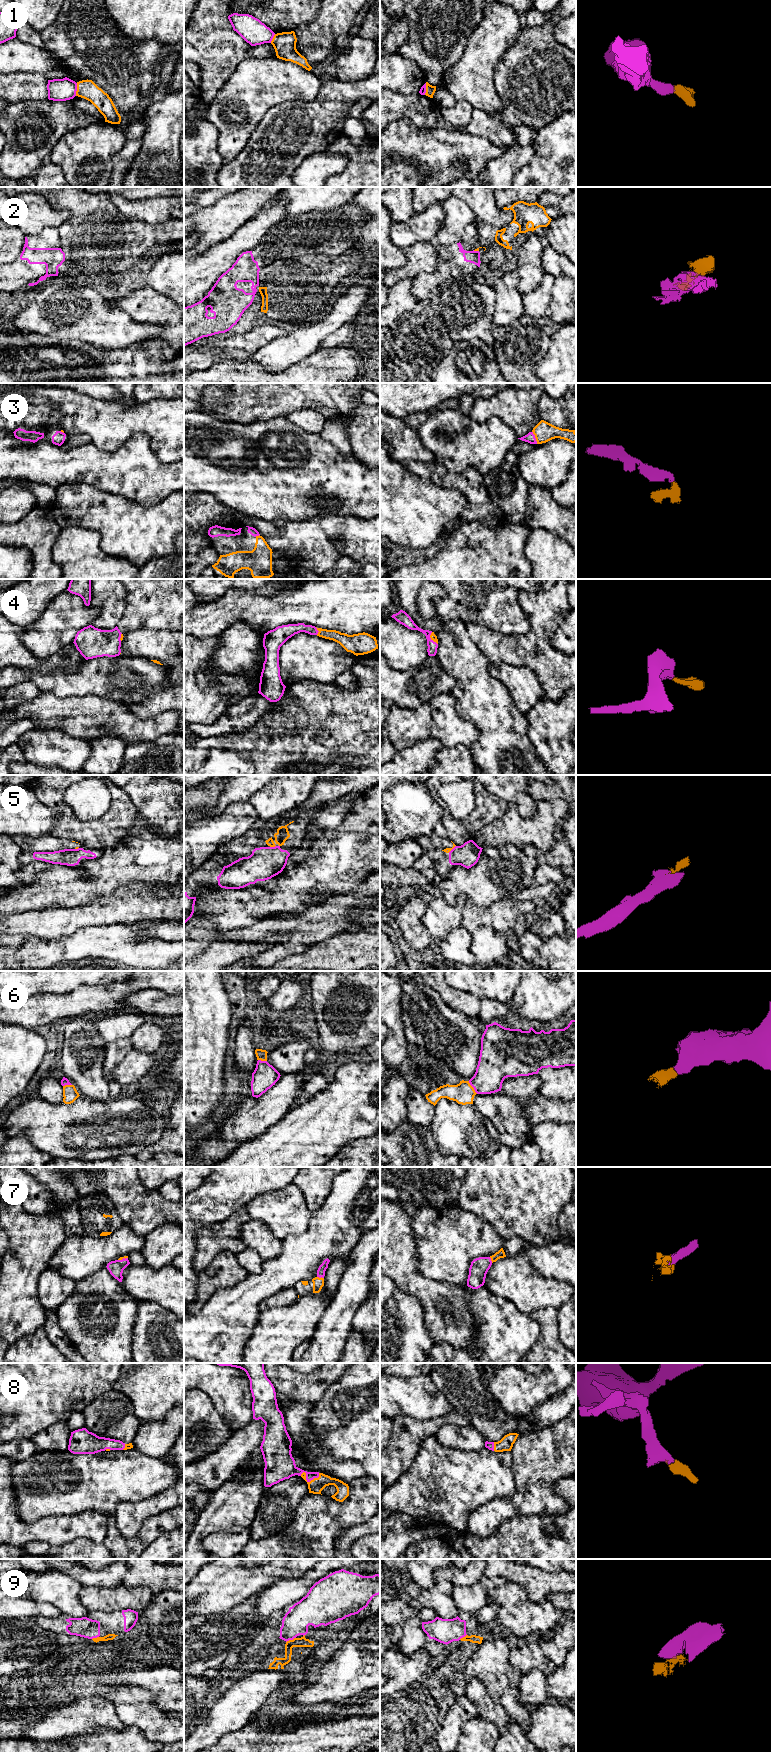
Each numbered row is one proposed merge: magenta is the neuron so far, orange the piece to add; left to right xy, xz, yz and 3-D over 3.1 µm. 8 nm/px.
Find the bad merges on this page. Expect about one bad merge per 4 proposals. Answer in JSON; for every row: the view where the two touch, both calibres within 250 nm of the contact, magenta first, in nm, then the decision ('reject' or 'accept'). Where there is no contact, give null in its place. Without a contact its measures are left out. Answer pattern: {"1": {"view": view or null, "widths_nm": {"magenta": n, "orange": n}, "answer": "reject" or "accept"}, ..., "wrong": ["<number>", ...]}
{"1": {"view": "xy", "widths_nm": {"magenta": 180, "orange": 160}, "answer": "reject"}, "2": {"view": "yz", "widths_nm": {"magenta": 100, "orange": 20}, "answer": "reject"}, "3": {"view": "yz", "widths_nm": {"magenta": 80, "orange": 160}, "answer": "accept"}, "4": {"view": "xz", "widths_nm": {"magenta": 110, "orange": 110}, "answer": "accept"}, "5": {"view": "xz", "widths_nm": {"magenta": 260, "orange": 60}, "answer": "reject"}, "6": {"view": "yz", "widths_nm": {"magenta": 260, "orange": 180}, "answer": "accept"}, "7": {"view": "xz", "widths_nm": {"magenta": 70, "orange": 90}, "answer": "accept"}, "8": {"view": "xz", "widths_nm": {"magenta": 220, "orange": 120}, "answer": "accept"}, "9": {"view": "xz", "widths_nm": {"magenta": 200, "orange": 80}, "answer": "accept"}, "wrong": ["1", "2", "5"]}

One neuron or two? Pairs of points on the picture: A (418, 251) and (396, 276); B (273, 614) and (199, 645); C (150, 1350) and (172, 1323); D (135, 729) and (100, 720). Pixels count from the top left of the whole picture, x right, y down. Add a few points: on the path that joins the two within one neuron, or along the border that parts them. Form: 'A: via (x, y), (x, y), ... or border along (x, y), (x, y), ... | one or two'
A: via (417, 258), (403, 272) | one
B: border along (194, 636), (217, 637) | two
C: via (157, 1343), (165, 1330) | one
D: via (126, 725), (122, 723), (109, 723) | one

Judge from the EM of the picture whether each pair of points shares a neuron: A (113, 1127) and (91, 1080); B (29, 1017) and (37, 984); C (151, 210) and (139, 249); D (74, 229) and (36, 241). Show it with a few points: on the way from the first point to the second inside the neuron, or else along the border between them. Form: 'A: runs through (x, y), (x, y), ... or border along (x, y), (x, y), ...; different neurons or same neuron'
A: border along (80, 1095), (96, 1100), (109, 1100), (112, 1098); different neurons
B: border along (59, 994), (36, 993), (31, 996); different neurons
C: border along (125, 215), (148, 223), (165, 223), (170, 221); different neurons
D: border along (60, 244), (60, 248), (65, 253); different neurons

